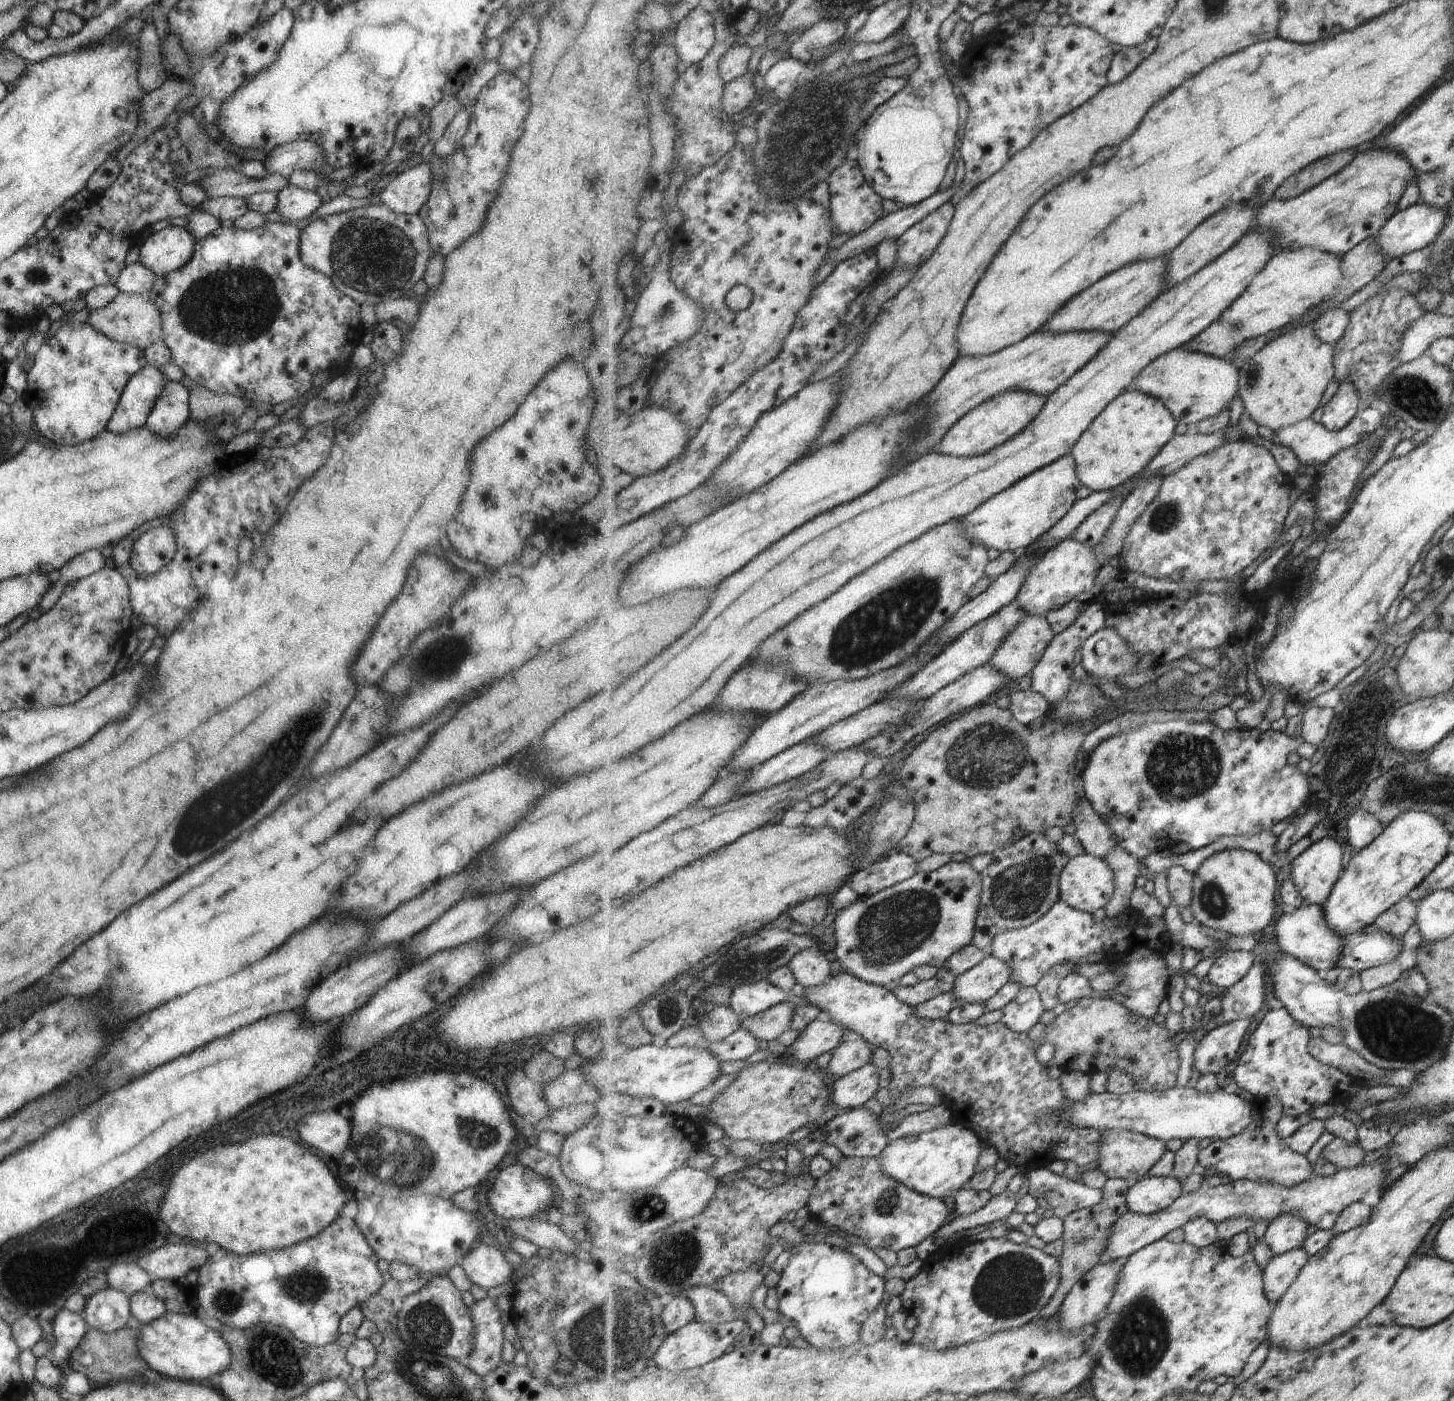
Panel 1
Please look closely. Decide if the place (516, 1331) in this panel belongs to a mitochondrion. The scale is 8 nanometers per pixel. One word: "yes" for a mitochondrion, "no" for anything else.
no

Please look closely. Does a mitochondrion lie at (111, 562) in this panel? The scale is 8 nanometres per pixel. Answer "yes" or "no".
no

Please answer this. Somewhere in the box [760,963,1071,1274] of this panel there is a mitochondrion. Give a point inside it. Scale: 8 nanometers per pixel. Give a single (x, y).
(885, 1204)

